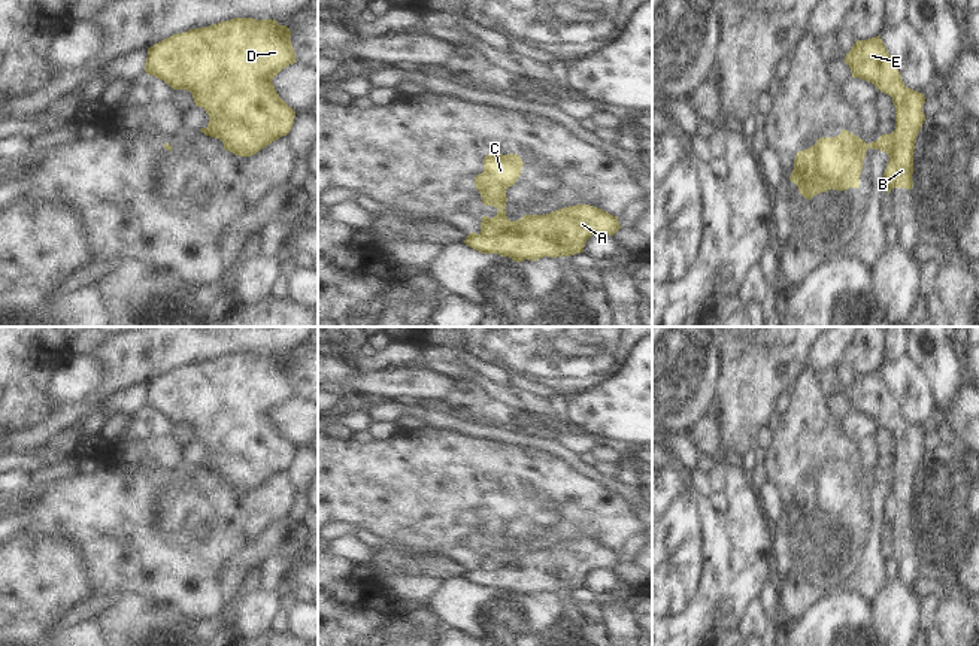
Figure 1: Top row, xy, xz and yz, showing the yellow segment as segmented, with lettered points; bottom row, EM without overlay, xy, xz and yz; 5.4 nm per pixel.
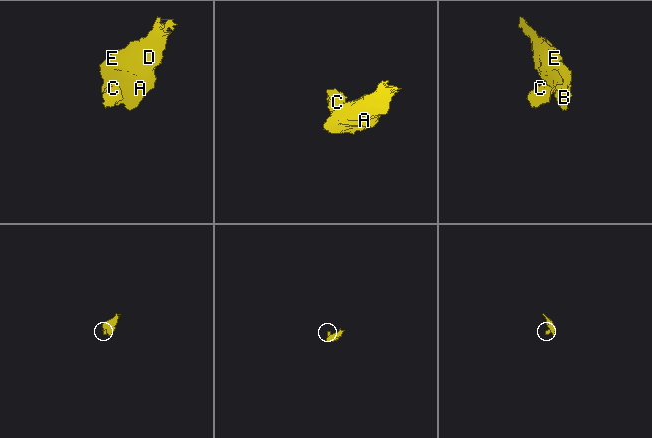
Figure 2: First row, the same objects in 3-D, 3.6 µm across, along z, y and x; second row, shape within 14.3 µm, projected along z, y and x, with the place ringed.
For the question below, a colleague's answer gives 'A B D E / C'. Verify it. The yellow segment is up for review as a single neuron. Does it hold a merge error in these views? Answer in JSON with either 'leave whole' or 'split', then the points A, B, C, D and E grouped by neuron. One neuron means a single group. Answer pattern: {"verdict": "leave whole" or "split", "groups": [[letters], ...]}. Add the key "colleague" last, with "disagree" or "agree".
{"verdict": "split", "groups": [["A", "B", "D", "E"], ["C"]], "colleague": "agree"}

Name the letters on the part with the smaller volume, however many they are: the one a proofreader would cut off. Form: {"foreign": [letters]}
{"foreign": ["C"]}

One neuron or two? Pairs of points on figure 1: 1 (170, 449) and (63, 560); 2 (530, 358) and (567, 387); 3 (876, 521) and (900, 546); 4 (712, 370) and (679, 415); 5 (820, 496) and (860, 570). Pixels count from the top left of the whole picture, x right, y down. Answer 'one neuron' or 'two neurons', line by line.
1: two neurons
2: one neuron
3: two neurons
4: one neuron
5: one neuron

